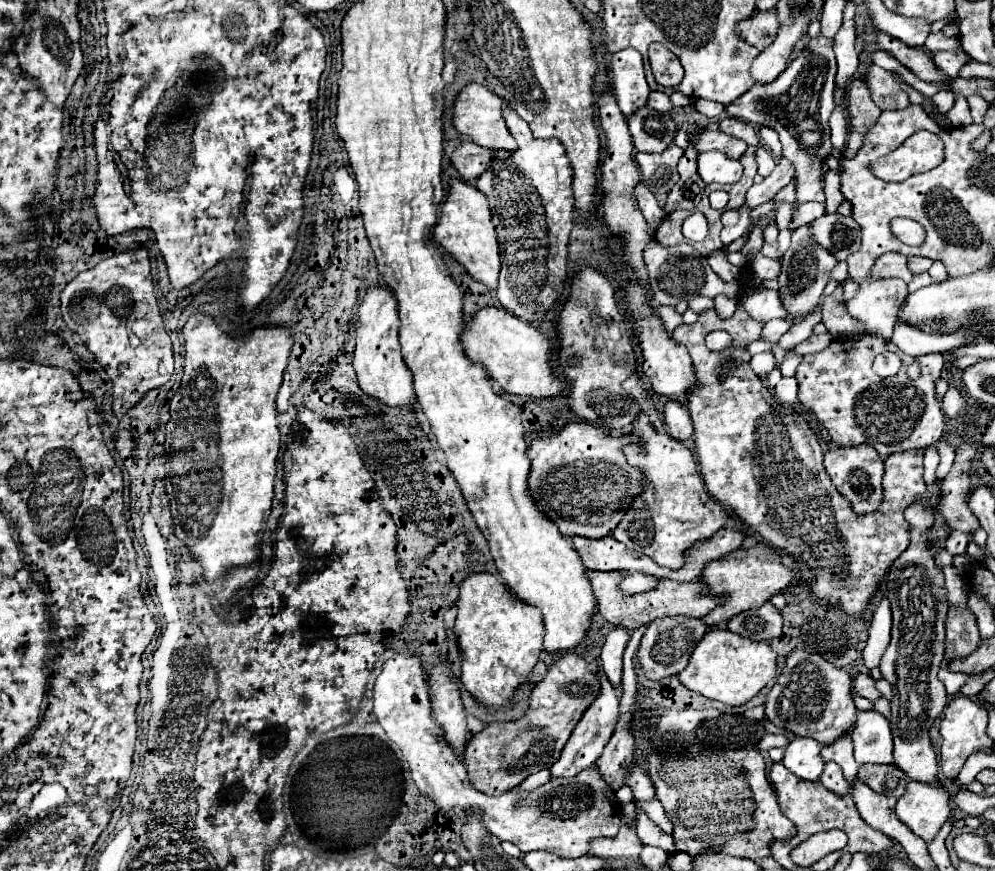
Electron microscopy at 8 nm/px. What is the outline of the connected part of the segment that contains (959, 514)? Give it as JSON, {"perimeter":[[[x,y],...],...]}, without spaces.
{"perimeter":[[[971,444],[959,446],[953,470],[945,480],[939,482],[941,498],[937,510],[953,530],[961,530],[961,532],[975,532],[979,526],[979,520],[967,506],[971,491],[970,474],[967,472],[970,470],[970,462],[975,458],[977,448],[979,446],[971,446]]]}

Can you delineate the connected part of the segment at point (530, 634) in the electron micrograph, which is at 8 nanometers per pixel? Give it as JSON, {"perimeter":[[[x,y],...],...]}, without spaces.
{"perimeter":[[[473,572],[459,584],[457,618],[453,626],[461,652],[461,684],[481,704],[509,706],[519,684],[523,684],[539,660],[545,628],[541,612],[519,600],[505,584],[489,572]]]}

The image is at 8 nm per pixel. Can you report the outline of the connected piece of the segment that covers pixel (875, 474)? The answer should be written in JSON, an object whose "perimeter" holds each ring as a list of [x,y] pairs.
{"perimeter":[[[861,444],[855,448],[851,446],[851,448],[829,450],[825,454],[825,470],[827,470],[831,482],[835,484],[835,488],[839,490],[839,494],[843,494],[851,502],[851,508],[857,514],[875,512],[879,508],[879,502],[883,502],[883,486],[881,486],[883,460],[871,446]]]}

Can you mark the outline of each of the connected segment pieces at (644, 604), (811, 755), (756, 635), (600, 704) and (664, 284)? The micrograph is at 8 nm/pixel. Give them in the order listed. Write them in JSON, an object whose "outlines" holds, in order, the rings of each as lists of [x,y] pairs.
{"outlines":[[[[587,570],[587,578],[589,578],[595,598],[597,598],[597,608],[603,614],[603,618],[613,626],[637,628],[641,624],[649,624],[655,618],[663,618],[663,616],[703,618],[707,612],[711,612],[719,604],[719,598],[705,594],[705,586],[699,578],[695,582],[673,582],[667,578],[657,578],[659,588],[653,588],[651,592],[641,592],[639,596],[623,596],[623,592],[619,592],[619,580],[623,580],[623,576],[627,576],[627,574],[625,572]]],[[[797,738],[785,748],[785,758],[783,764],[799,778],[803,780],[819,780],[825,762],[819,754],[821,744],[811,738]]],[[[767,602],[761,608],[751,608],[733,616],[727,628],[751,640],[771,640],[775,636],[781,636],[781,626],[783,618],[779,610]]],[[[601,668],[597,670],[597,676],[601,682],[601,692],[595,698],[595,702],[591,704],[591,708],[587,708],[587,712],[583,712],[579,724],[575,726],[575,732],[571,734],[571,740],[567,740],[567,744],[563,748],[563,754],[559,754],[559,760],[551,766],[553,778],[557,778],[557,776],[569,778],[569,776],[575,776],[577,772],[589,768],[591,764],[595,764],[597,758],[601,756],[605,744],[609,742],[613,730],[615,730],[615,724],[619,718],[619,696],[617,696],[617,690],[611,686],[611,682],[607,680],[607,676]]],[[[651,242],[645,248],[645,264],[649,270],[651,280],[651,292],[655,300],[663,306],[677,306],[681,302],[681,296],[687,300],[687,296],[707,296],[715,298],[719,294],[737,300],[739,298],[739,282],[723,282],[709,266],[707,258],[701,256],[691,244],[677,244],[677,246],[661,246],[659,242]]]]}

